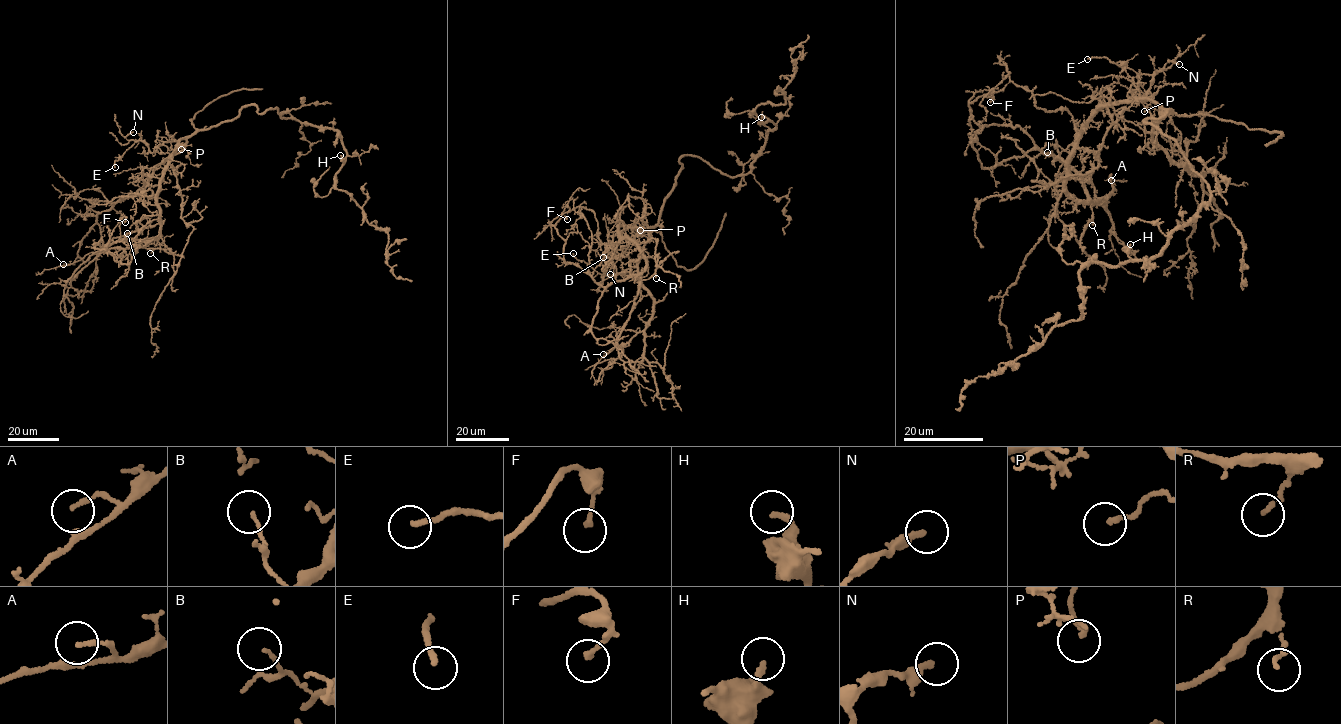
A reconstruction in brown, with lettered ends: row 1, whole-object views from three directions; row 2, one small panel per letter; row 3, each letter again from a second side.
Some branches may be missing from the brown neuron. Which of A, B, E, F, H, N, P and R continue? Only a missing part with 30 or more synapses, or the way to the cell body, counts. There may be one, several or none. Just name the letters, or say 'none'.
none

